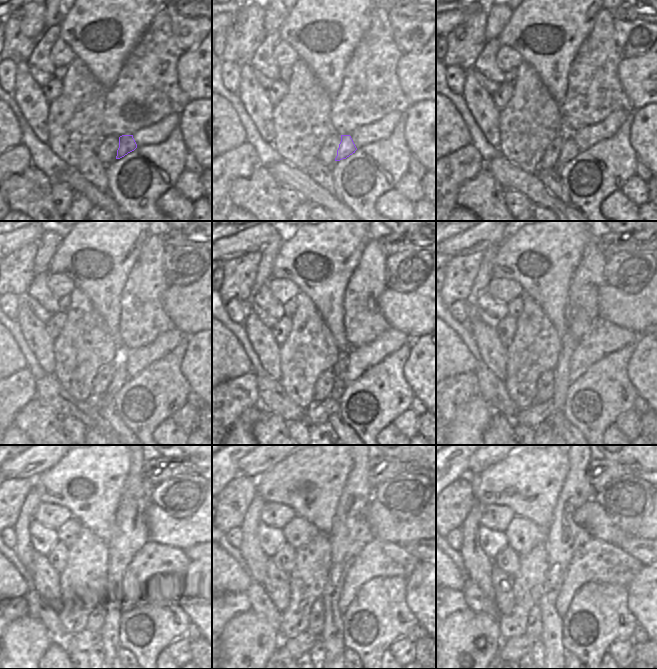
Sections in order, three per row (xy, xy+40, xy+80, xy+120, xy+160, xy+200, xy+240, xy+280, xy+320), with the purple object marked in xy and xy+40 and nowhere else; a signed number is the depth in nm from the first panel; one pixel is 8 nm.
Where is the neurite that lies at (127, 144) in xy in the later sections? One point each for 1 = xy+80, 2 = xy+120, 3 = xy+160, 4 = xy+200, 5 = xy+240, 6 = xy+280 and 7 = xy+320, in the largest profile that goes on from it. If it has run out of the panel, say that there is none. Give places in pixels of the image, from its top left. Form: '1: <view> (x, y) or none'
1: xy+80 (569, 150)
2: xy+120 (120, 376)
3: xy+160 (317, 413)
4: xy+200 (532, 416)
5: xy+240 (82, 641)
6: xy+280 (302, 643)
7: xy+320 (515, 648)

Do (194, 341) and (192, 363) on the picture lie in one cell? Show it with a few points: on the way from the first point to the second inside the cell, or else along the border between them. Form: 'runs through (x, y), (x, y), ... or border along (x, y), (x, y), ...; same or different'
runs through (193, 346), (193, 358); same

